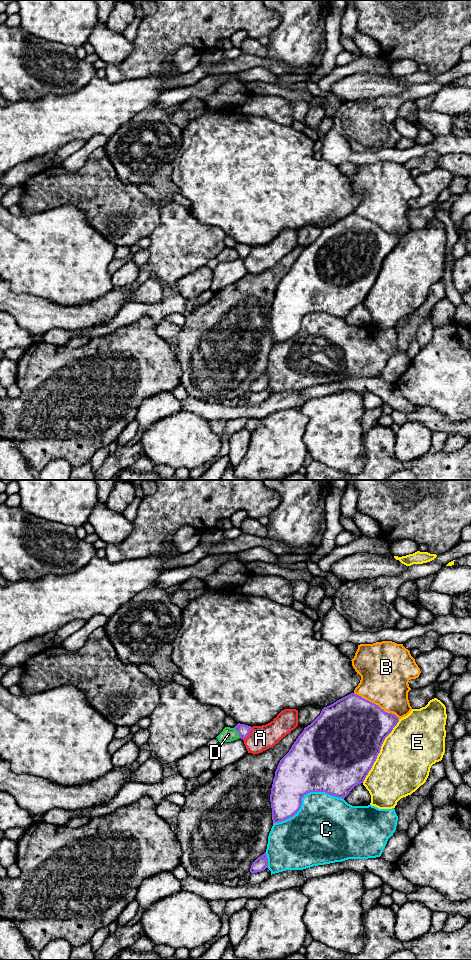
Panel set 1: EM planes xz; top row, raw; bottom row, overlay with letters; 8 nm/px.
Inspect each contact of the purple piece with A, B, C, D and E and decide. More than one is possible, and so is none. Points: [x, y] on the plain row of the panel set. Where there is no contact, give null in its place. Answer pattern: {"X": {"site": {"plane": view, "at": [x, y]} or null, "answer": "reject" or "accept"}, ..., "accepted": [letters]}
{"A": {"site": {"plane": "xz", "at": [249, 252]}, "answer": "reject"}, "B": {"site": {"plane": "xz", "at": [377, 225]}, "answer": "reject"}, "C": {"site": {"plane": "xz", "at": [303, 316]}, "answer": "reject"}, "D": {"site": {"plane": "xz", "at": [237, 251]}, "answer": "reject"}, "E": {"site": {"plane": "xz", "at": [379, 271]}, "answer": "reject"}, "accepted": []}

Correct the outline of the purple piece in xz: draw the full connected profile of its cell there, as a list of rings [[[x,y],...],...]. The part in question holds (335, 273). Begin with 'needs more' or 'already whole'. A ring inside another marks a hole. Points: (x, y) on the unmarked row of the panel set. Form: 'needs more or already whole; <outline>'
already whole; [[[355,213],[324,227],[277,286],[270,314],[273,344],[297,334],[302,318],[310,312],[325,312],[344,319],[355,306],[364,302],[385,258],[398,242],[395,234],[385,232]]]

